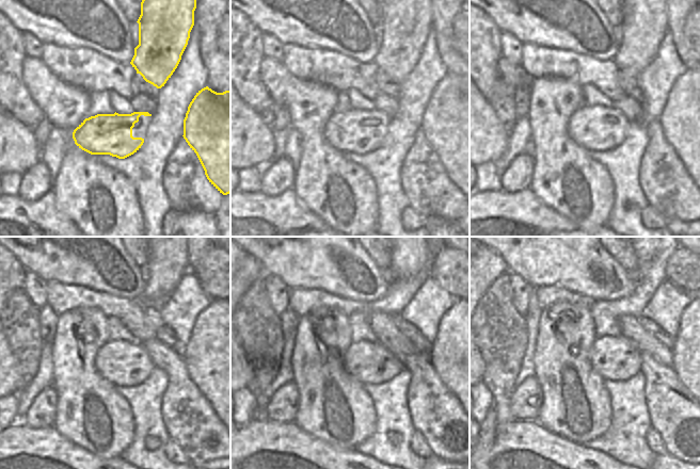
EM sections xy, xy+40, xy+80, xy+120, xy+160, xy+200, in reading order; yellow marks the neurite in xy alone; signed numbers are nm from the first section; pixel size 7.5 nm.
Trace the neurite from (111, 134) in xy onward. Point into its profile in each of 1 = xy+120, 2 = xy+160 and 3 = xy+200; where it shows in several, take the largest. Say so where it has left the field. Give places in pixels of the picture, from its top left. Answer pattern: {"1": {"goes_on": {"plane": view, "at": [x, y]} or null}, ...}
{"1": {"goes_on": {"plane": "xy+120", "at": [114, 360]}}, "2": {"goes_on": {"plane": "xy+160", "at": [356, 354]}}, "3": {"goes_on": {"plane": "xy+200", "at": [604, 345]}}}

